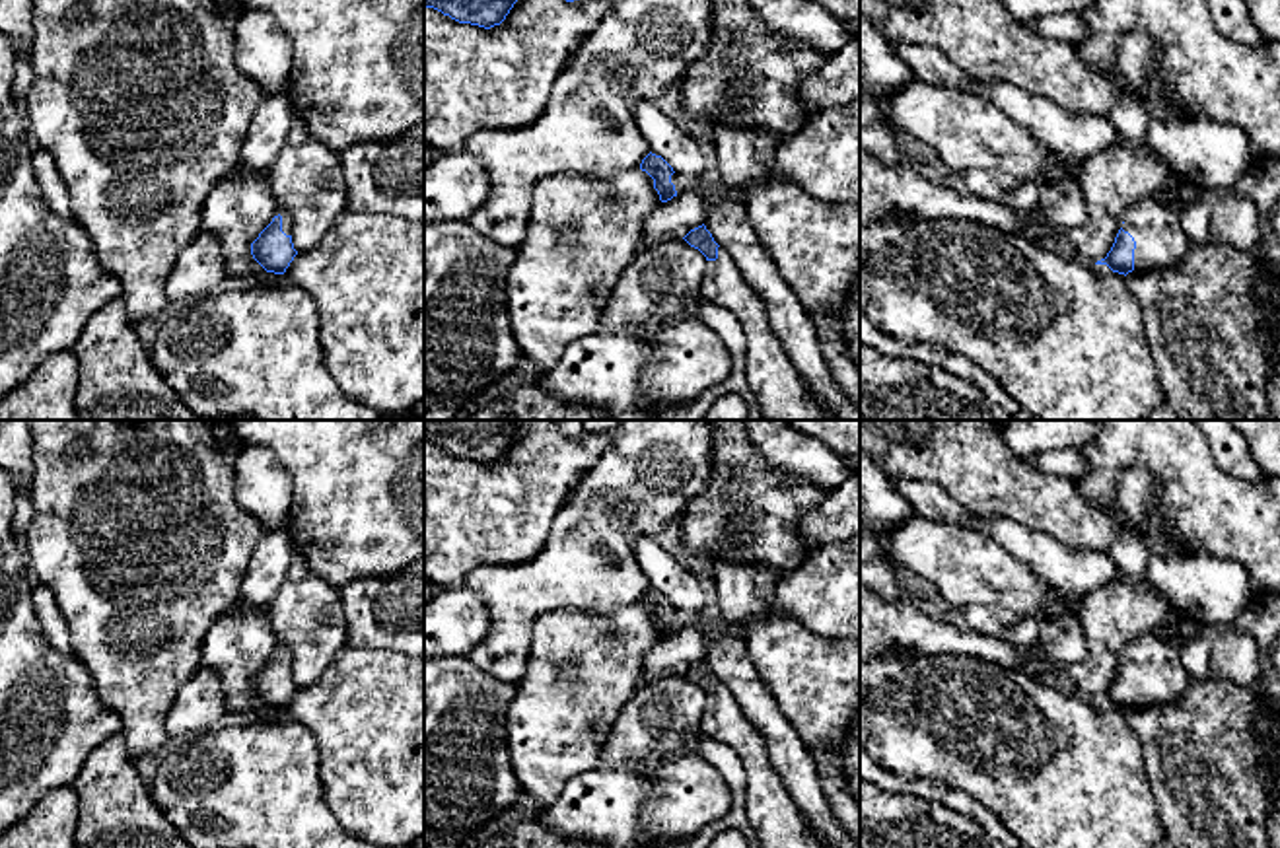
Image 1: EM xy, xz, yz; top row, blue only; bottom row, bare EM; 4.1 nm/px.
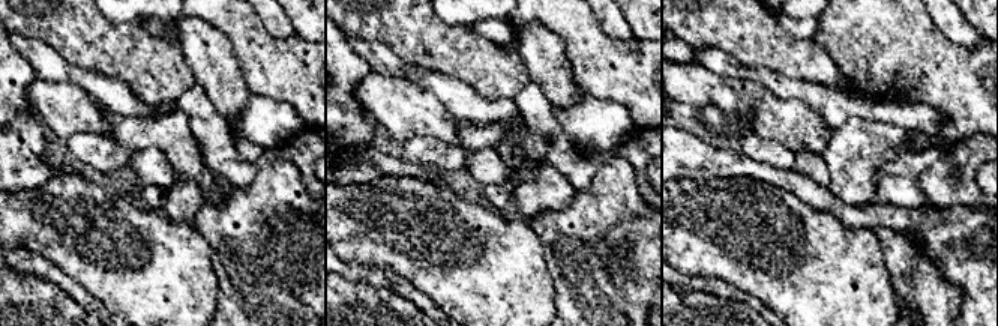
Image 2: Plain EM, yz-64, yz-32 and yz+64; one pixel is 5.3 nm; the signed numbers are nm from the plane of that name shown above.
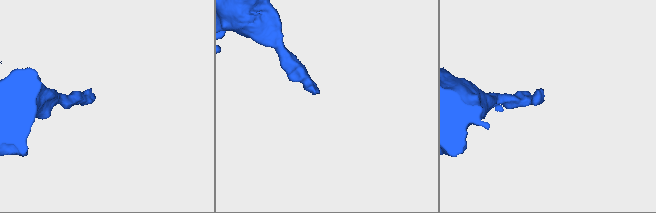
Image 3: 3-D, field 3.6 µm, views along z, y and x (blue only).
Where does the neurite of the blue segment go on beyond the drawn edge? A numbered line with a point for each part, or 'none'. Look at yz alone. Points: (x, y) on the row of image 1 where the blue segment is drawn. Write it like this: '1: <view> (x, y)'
1: yz (1156, 228)

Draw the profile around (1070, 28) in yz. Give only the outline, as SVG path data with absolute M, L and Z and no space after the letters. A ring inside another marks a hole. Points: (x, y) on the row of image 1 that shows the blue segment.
M1056 14L1025 23L1039 35L1058 37L1070 43L1080 43L1089 37L1089 29L1078 14Z

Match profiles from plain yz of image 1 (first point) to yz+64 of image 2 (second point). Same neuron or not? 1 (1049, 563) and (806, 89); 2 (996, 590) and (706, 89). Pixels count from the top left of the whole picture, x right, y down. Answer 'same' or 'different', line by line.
1: same
2: same

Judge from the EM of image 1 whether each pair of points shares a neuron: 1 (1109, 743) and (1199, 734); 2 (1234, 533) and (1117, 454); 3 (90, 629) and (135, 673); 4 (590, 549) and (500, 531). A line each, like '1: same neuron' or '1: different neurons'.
1: different neurons
2: same neuron
3: same neuron
4: different neurons

